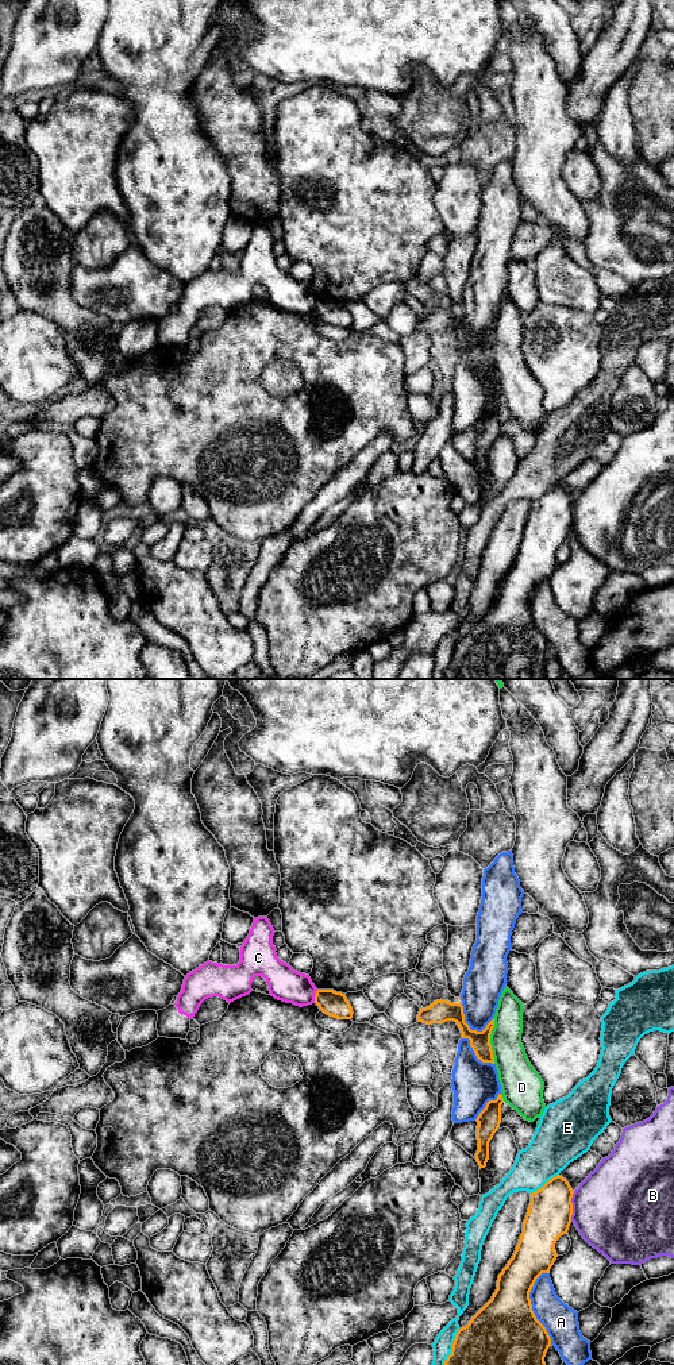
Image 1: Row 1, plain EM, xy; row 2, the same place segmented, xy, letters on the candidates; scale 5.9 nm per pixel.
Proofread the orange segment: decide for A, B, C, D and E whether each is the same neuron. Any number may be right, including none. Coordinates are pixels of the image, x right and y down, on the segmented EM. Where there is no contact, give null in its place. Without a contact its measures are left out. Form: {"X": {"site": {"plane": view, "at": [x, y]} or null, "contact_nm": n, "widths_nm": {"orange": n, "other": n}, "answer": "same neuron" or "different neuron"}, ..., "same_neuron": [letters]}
{"A": {"site": {"plane": "xy", "at": [531, 1308]}, "contact_nm": 440, "widths_nm": {"orange": 400, "other": 200}, "answer": "different neuron"}, "B": {"site": {"plane": "xy", "at": [572, 1206]}, "contact_nm": 180, "widths_nm": {"orange": 260, "other": 500}, "answer": "different neuron"}, "C": {"site": {"plane": "xy", "at": [315, 997]}, "contact_nm": 80, "widths_nm": {"orange": 150, "other": 200}, "answer": "different neuron"}, "D": {"site": {"plane": "xy", "at": [489, 1041]}, "contact_nm": 280, "widths_nm": {"orange": 120, "other": 200}, "answer": "different neuron"}, "E": {"site": {"plane": "xy", "at": [453, 1346]}, "contact_nm": 240, "widths_nm": {"orange": 340, "other": 110}, "answer": "different neuron"}, "same_neuron": []}

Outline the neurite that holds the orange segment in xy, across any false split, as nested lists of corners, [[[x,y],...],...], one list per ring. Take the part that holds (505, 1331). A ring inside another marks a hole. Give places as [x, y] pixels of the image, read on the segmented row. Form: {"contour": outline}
{"contour": [[[559,1175],[531,1194],[523,1233],[512,1258],[498,1275],[496,1292],[469,1324],[458,1330],[444,1365],[546,1365],[551,1338],[532,1311],[529,1292],[542,1273],[550,1273],[558,1257],[555,1243],[571,1223],[573,1194],[567,1180]]]}

